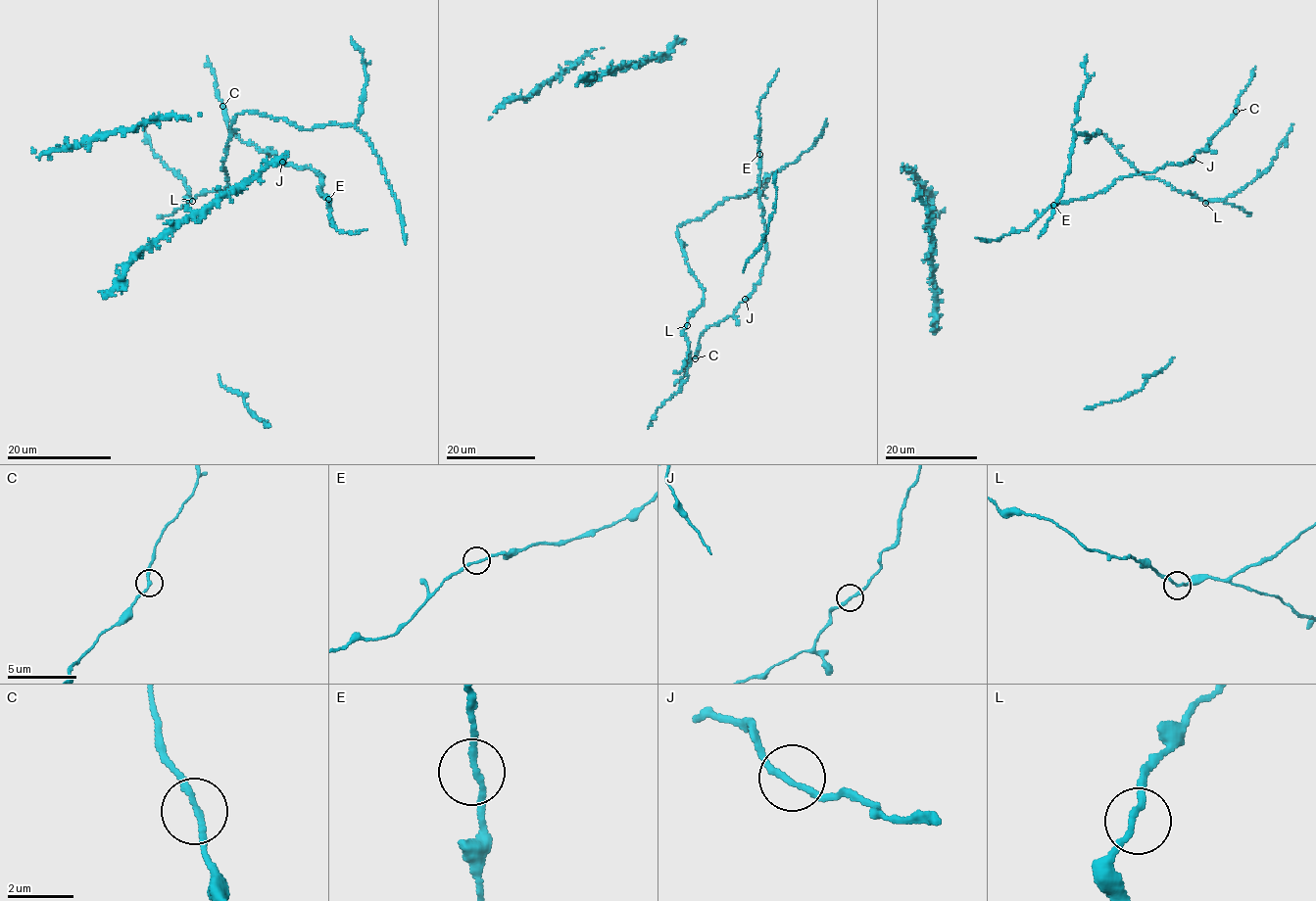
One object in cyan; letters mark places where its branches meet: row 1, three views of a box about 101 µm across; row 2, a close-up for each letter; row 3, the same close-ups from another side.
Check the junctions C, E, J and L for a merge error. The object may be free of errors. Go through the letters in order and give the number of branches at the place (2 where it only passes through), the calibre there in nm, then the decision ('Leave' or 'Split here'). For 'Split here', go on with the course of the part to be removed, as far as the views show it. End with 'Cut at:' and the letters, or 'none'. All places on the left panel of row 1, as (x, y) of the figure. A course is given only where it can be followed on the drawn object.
C: Branches: 2. Thickness 180 nm. Leave
E: Branches: 2. Thickness 180 nm. Leave
J: Branches: 2. Thickness 180 nm. Leave
L: Branches: 2. Thickness 180 nm. Leave
Cut at: none

